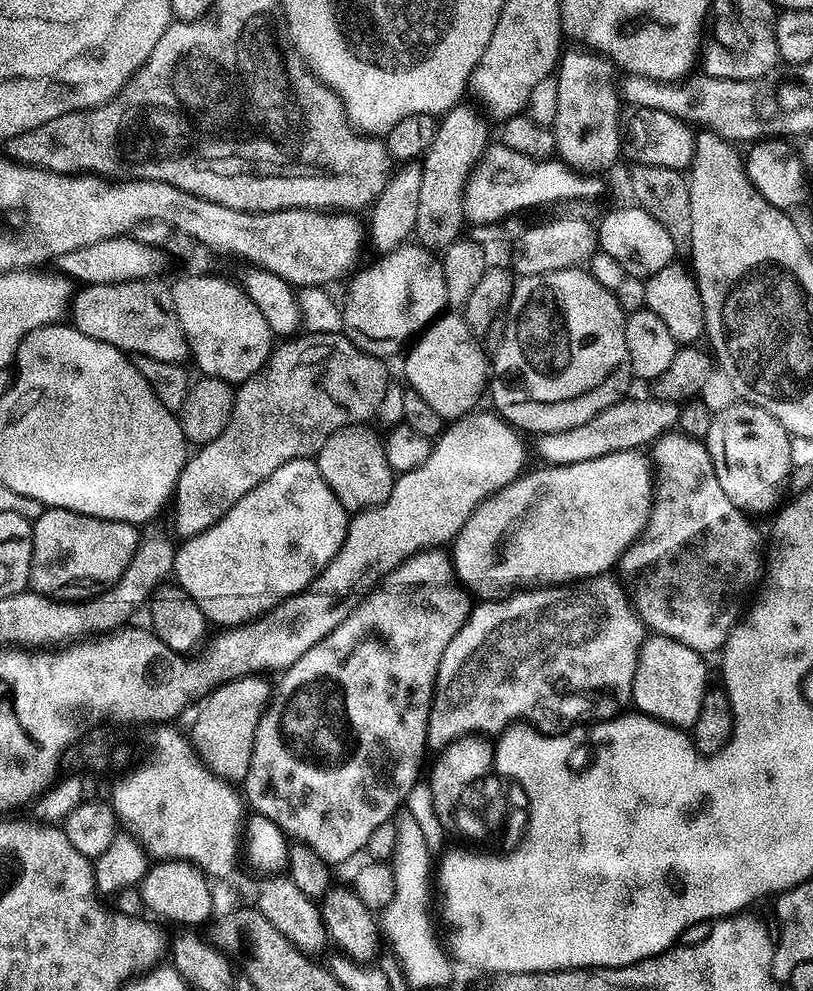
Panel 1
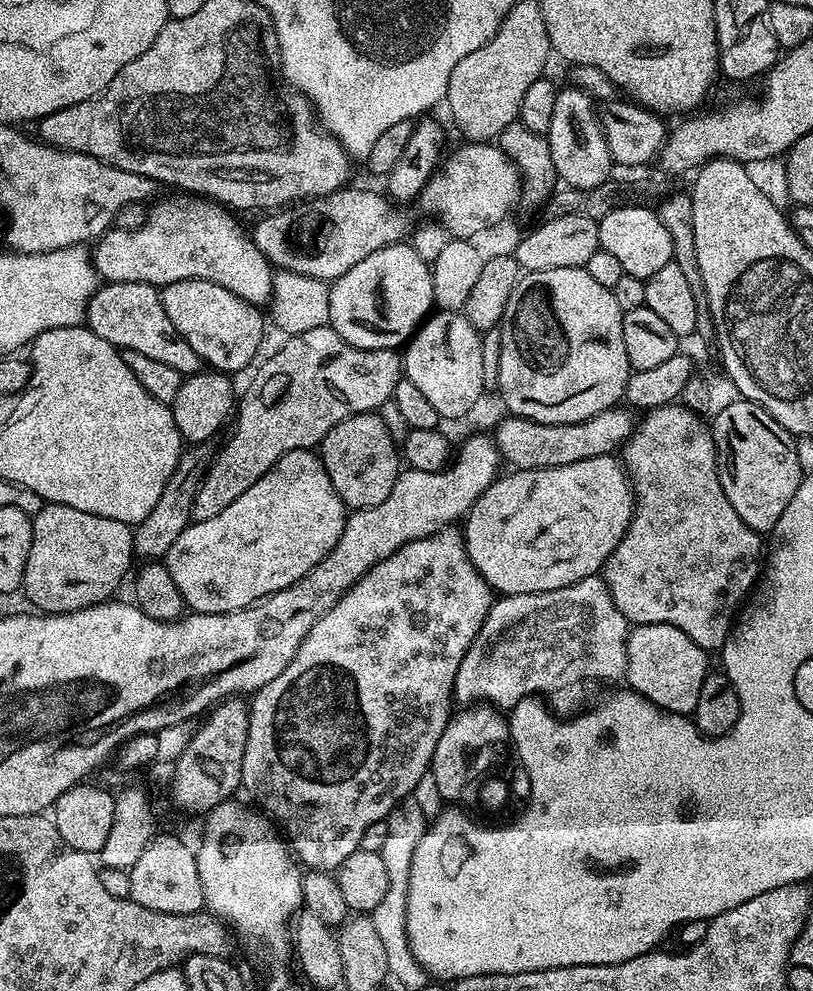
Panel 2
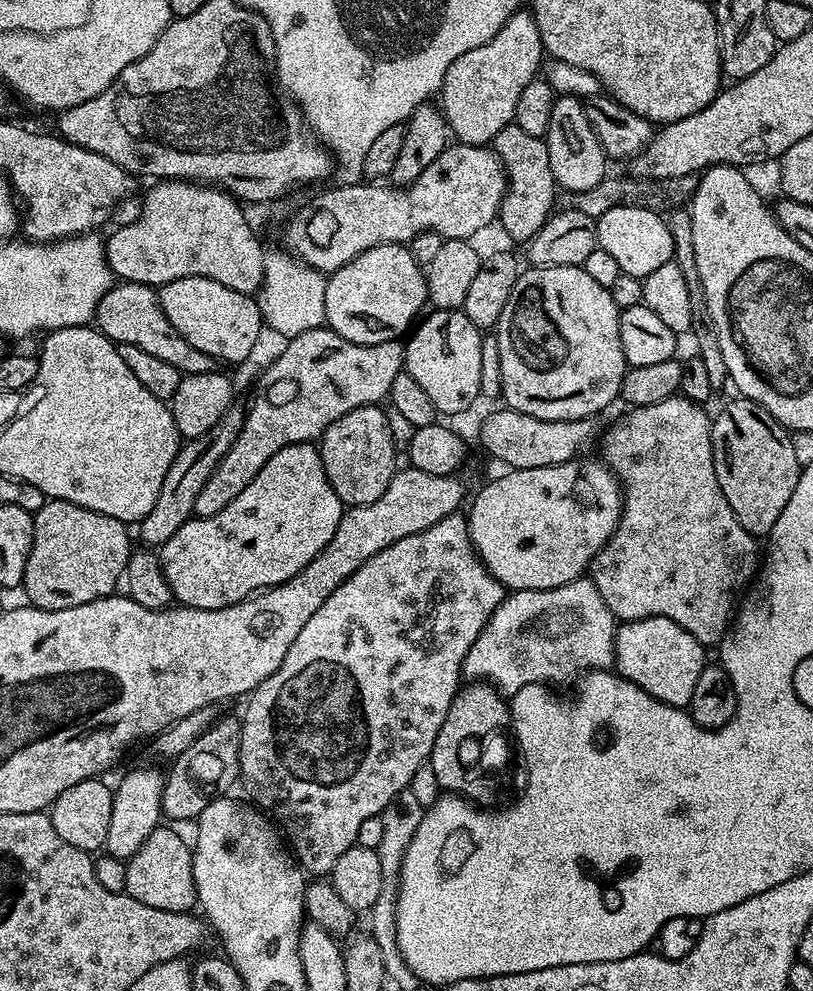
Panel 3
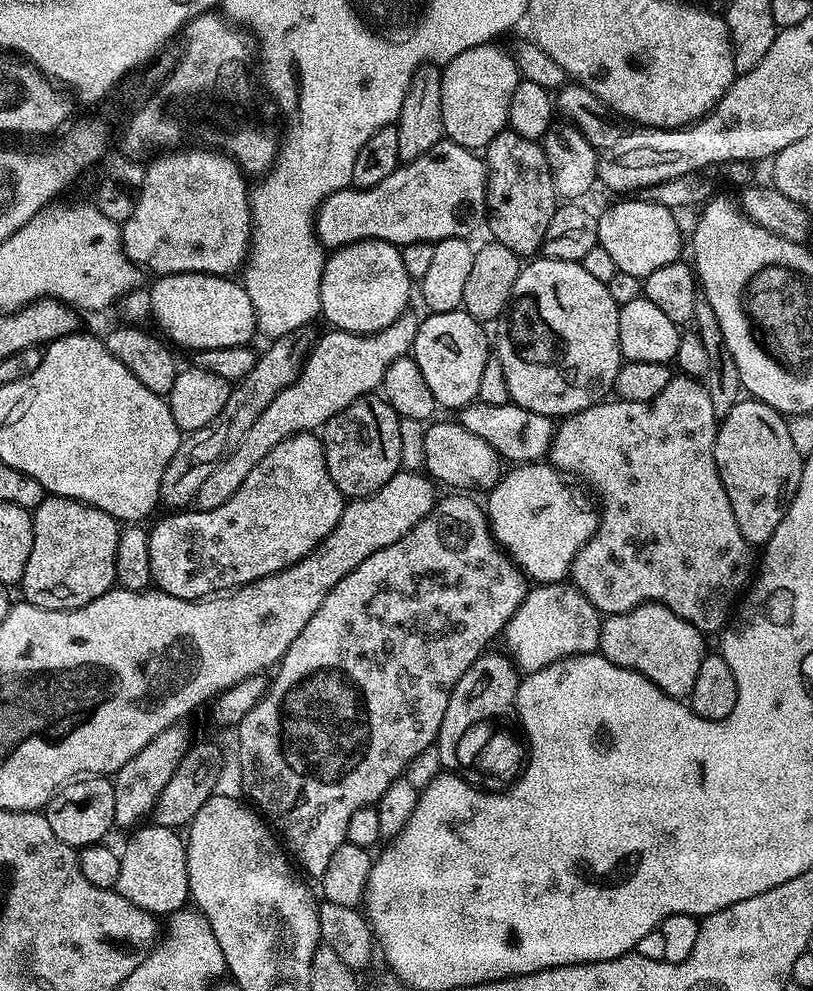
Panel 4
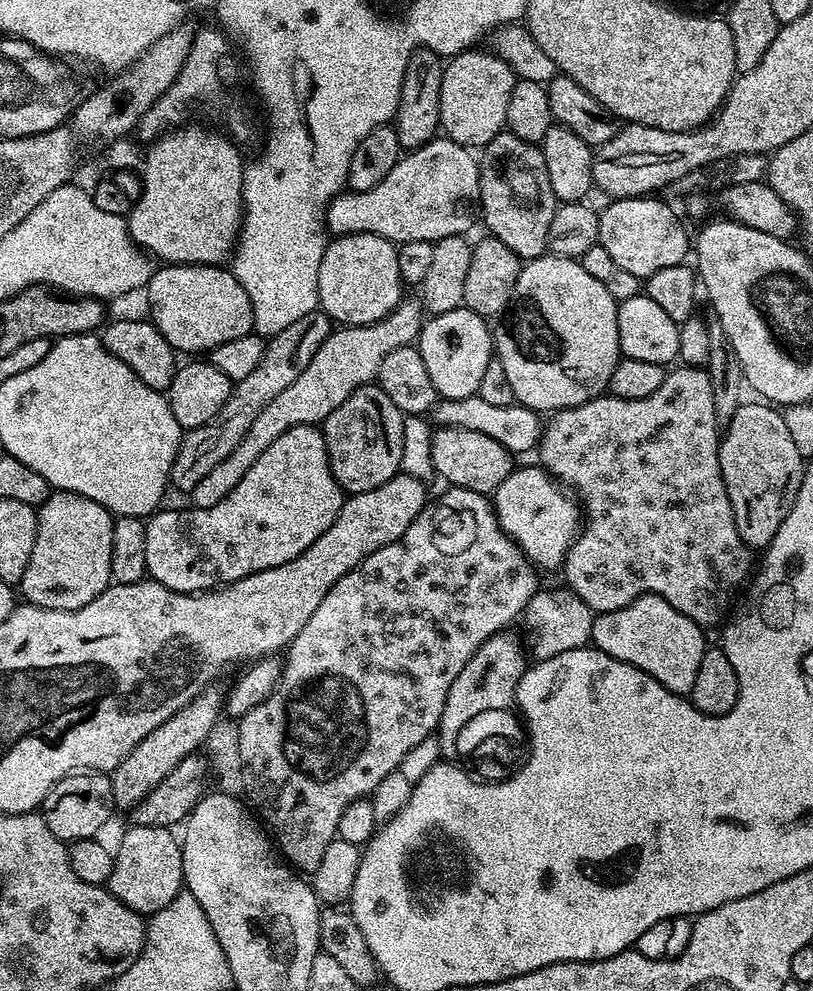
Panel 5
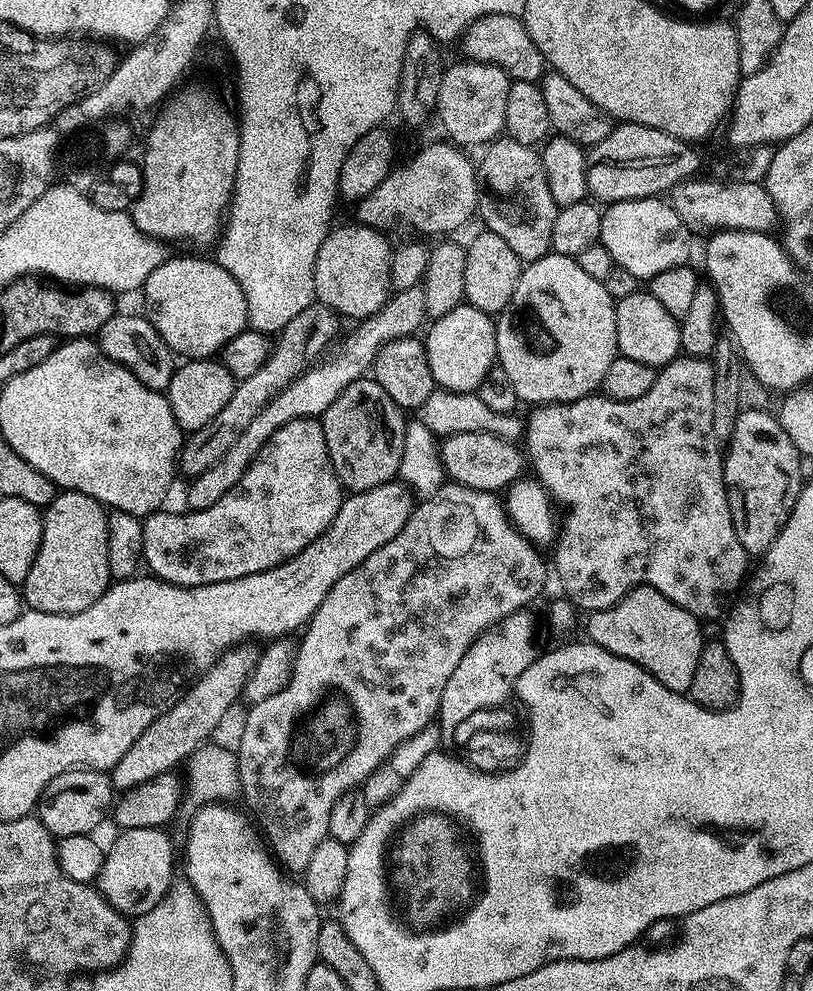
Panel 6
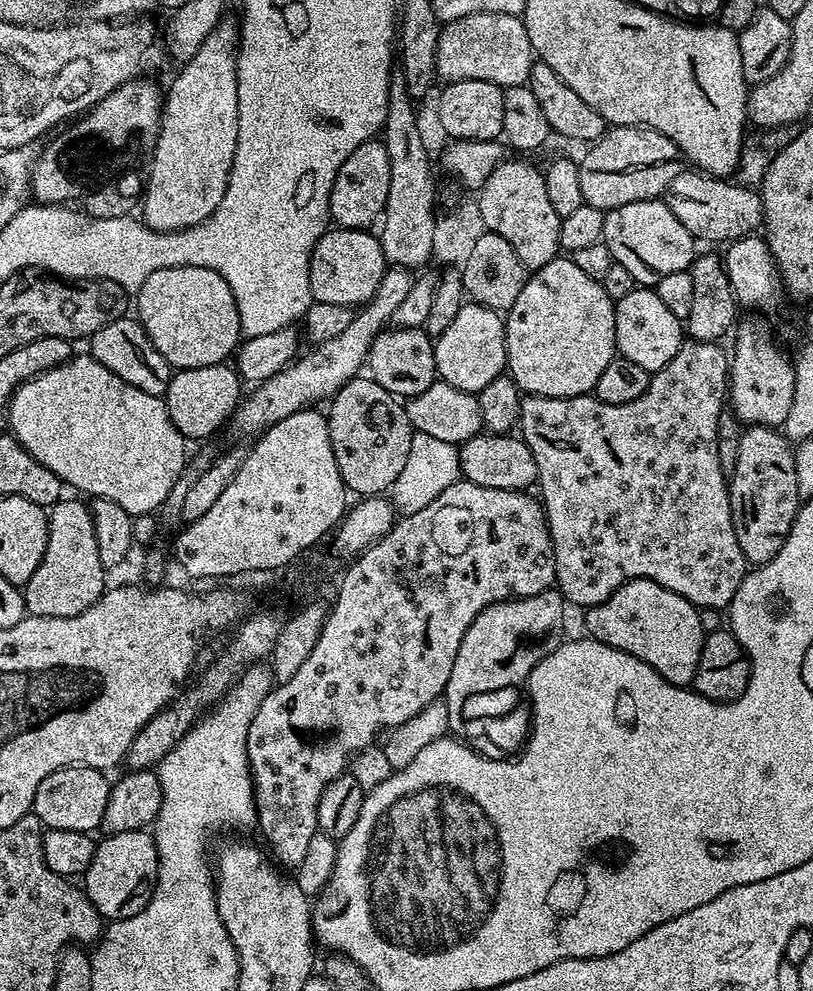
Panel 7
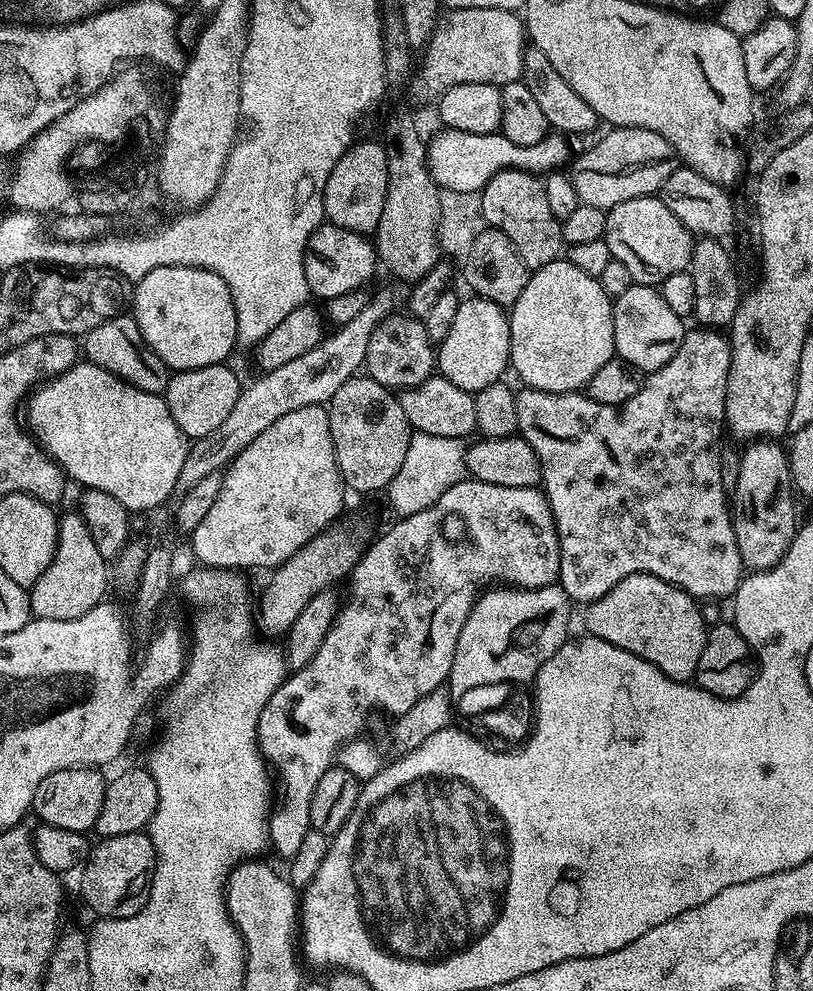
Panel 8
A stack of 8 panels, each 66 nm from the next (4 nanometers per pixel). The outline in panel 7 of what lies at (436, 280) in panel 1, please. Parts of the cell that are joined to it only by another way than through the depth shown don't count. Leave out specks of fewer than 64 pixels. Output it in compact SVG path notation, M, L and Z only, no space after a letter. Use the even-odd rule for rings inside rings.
M332 226L325 230L312 248L308 269L313 301L363 306L378 290L386 263L380 241L371 231Z

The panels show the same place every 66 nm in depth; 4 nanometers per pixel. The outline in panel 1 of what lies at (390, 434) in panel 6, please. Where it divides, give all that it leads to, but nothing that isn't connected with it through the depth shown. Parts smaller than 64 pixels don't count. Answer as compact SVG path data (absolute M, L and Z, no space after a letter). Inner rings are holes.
M367 423L348 424L339 428L326 442L314 459L318 470L322 470L322 478L326 478L326 486L334 490L338 502L350 514L364 512L368 508L377 508L386 498L390 498L394 473L386 458L386 450L381 433L368 428Z

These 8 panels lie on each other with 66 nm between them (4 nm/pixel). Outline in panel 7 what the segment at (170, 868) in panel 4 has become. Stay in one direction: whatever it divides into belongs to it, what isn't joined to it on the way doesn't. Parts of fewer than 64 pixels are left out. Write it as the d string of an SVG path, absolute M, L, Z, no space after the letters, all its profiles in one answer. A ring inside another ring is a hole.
M148 830L114 832L105 835L105 837L104 841L101 839L97 843L94 858L90 862L87 871L82 874L82 881L84 880L82 891L105 921L125 920L142 911L150 902L152 892L156 889L156 875L160 865L158 850L156 849L156 838Z

